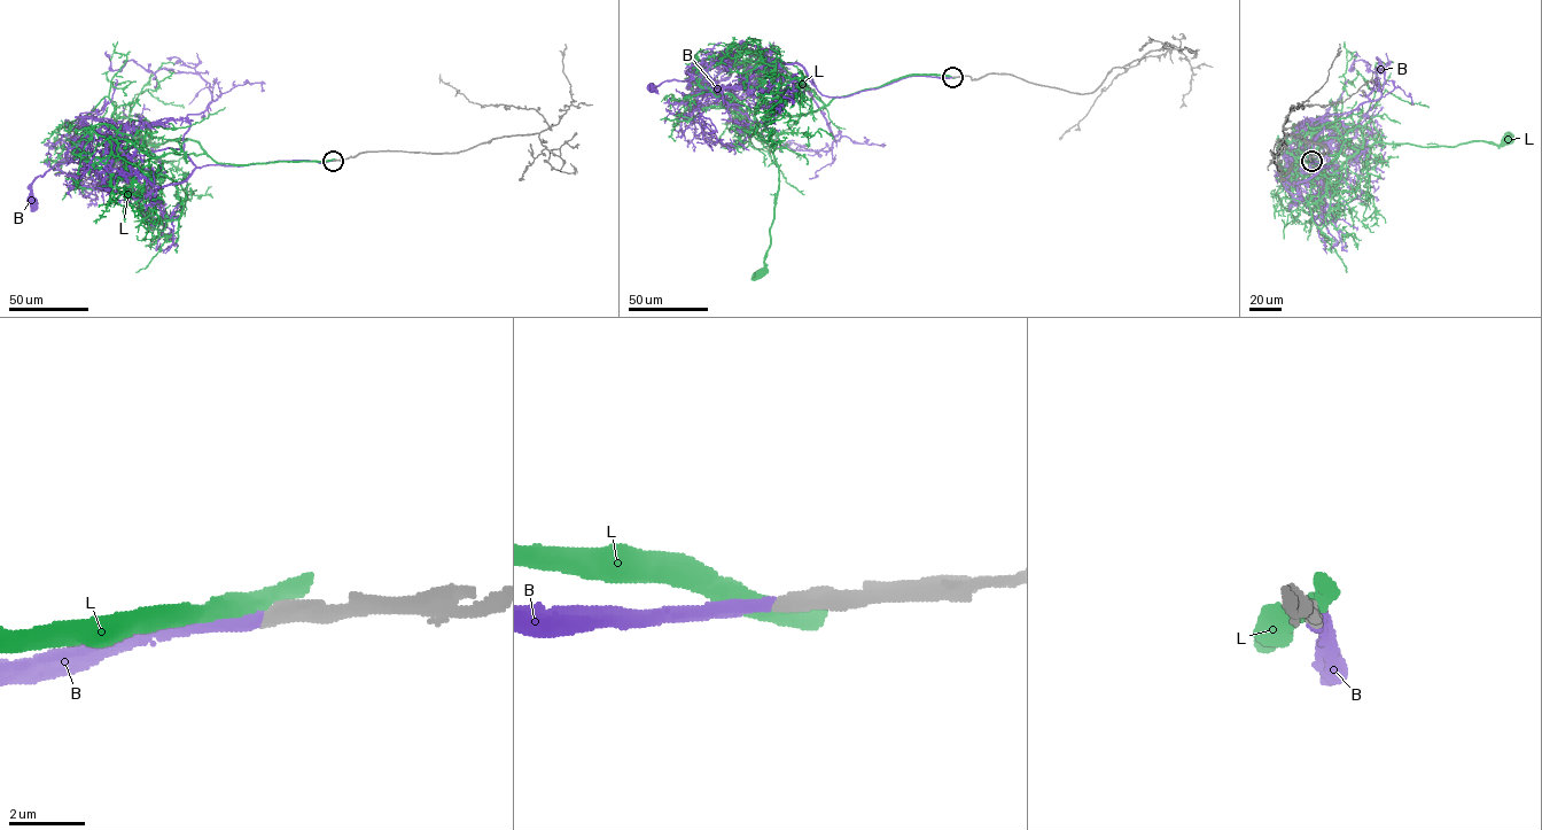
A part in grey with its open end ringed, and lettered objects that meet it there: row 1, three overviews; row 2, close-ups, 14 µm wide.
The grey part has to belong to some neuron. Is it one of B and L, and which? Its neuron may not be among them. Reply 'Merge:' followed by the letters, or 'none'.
Merge: B

